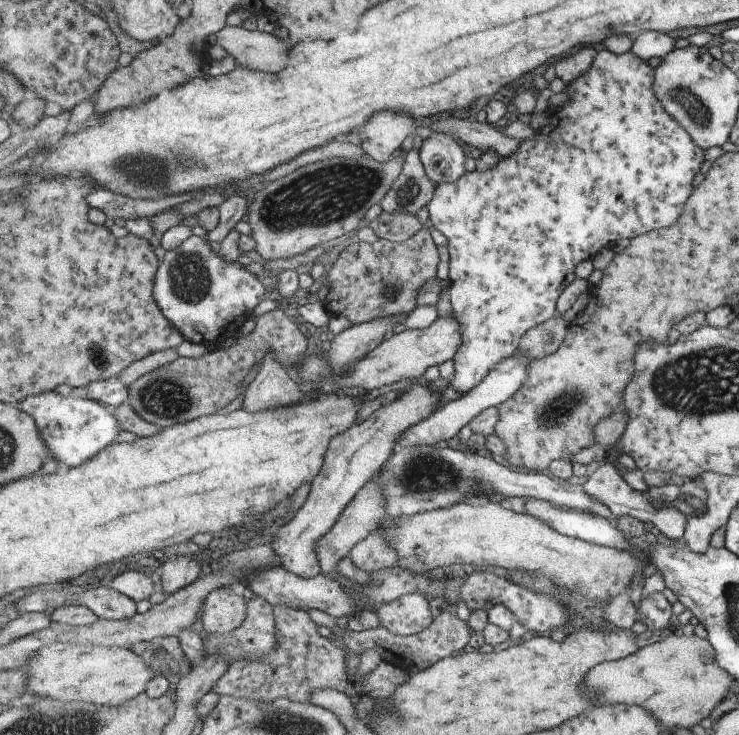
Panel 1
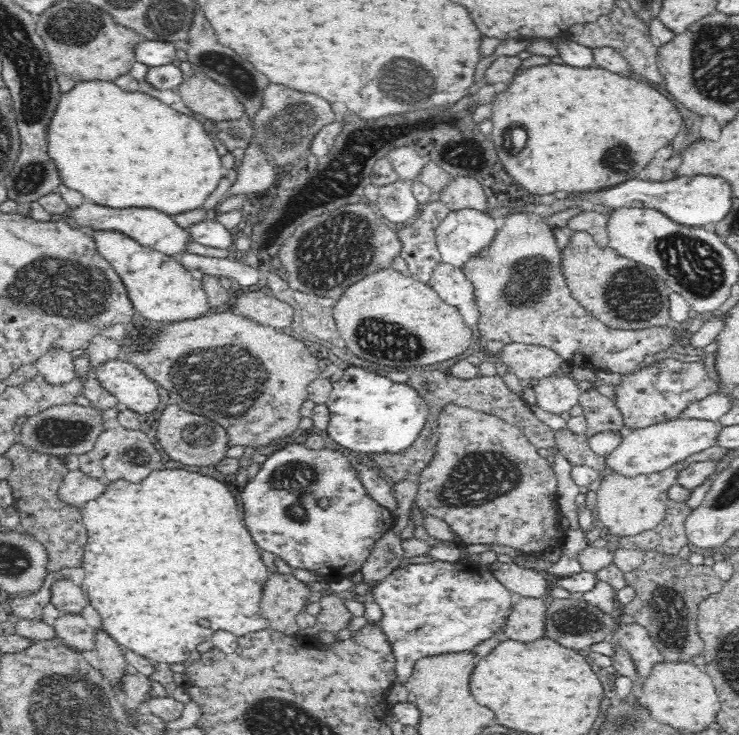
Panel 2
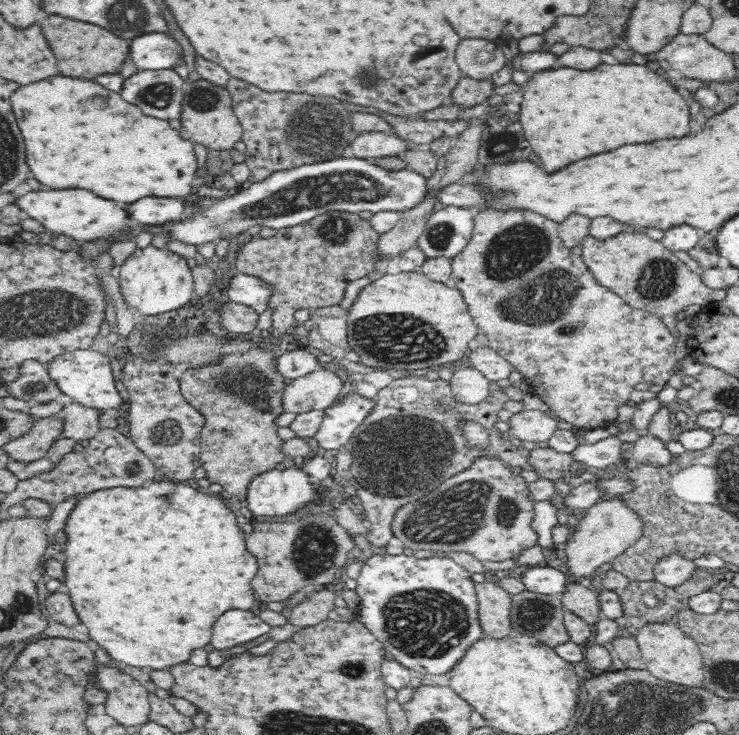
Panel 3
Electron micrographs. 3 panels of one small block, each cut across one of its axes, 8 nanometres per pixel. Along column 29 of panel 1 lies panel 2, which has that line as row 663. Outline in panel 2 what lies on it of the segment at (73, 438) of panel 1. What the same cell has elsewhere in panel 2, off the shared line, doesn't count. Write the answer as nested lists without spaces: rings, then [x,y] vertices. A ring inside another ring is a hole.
[[[432,561],[431,563],[416,563],[402,568],[398,567],[392,574],[372,587],[369,594],[383,612],[383,617],[378,624],[388,637],[396,659],[396,683],[405,687],[409,686],[414,662],[418,658],[422,658],[423,655],[472,650],[472,646],[480,644],[482,640],[490,639],[504,626],[513,601],[511,592],[499,582],[488,567],[471,565],[466,568],[462,562],[449,563],[446,561]]]

